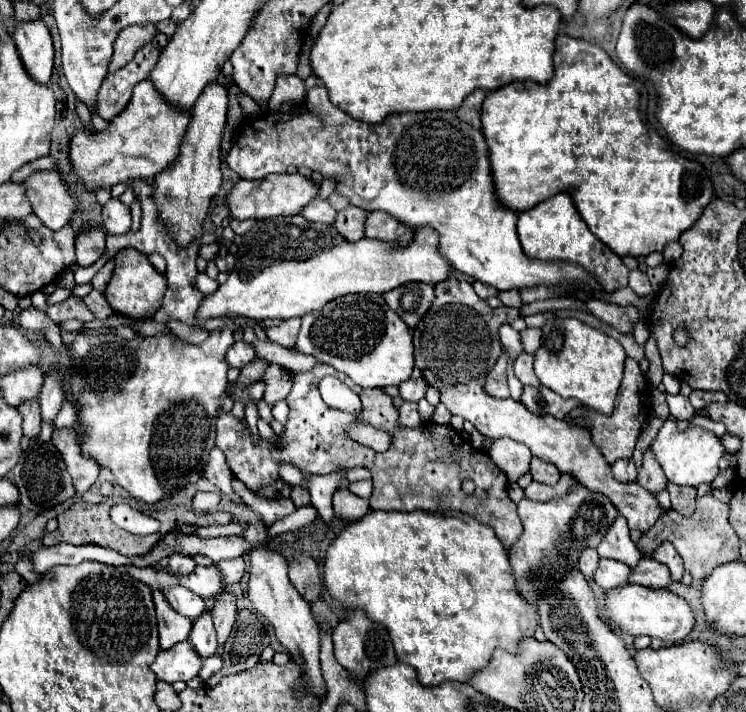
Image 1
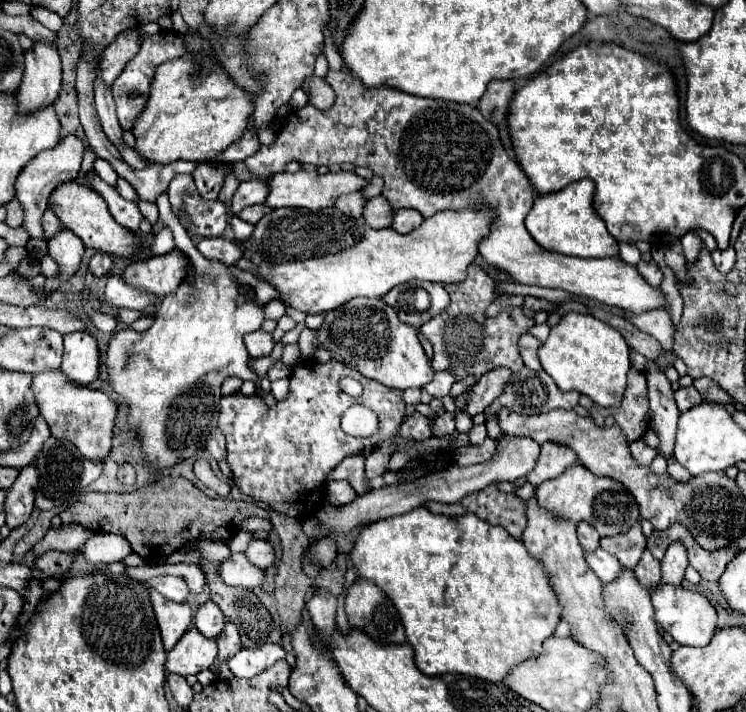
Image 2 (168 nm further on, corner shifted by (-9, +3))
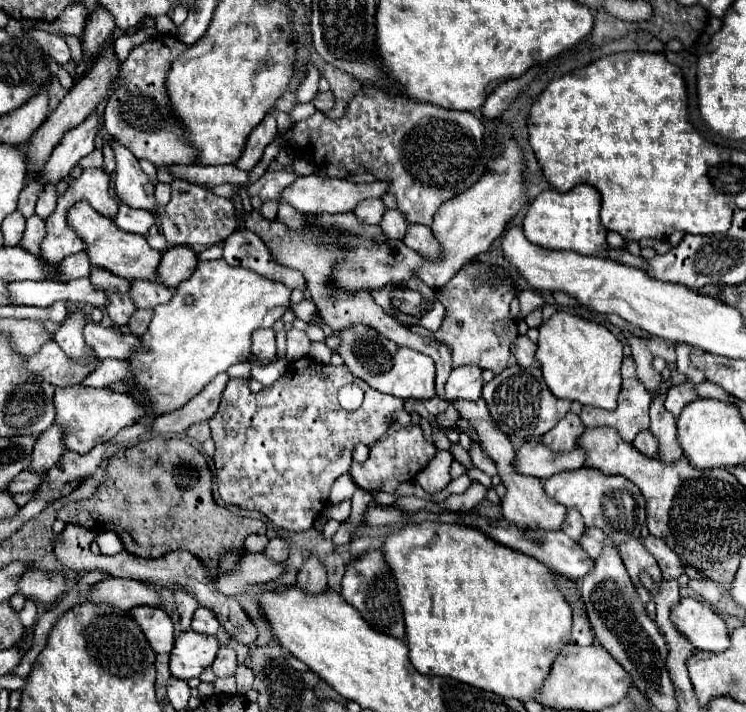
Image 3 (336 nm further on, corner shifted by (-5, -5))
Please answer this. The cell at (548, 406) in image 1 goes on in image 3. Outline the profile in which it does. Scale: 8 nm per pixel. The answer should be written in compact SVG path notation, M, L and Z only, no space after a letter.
M520 365L508 367L484 385L482 395L486 399L492 419L498 423L498 427L506 435L514 435L524 441L540 439L546 431L550 431L554 427L554 423L558 419L562 419L570 411L570 401L556 399L550 393L548 385L542 379L542 371L538 367L528 367L528 369L522 369Z

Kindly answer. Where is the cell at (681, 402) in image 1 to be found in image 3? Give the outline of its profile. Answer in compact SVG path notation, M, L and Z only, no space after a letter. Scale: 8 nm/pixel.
M686 379L686 381L676 383L676 385L672 385L672 387L668 389L666 409L668 409L674 417L678 417L680 411L682 411L690 401L694 401L694 399L698 399L696 385L694 385L690 379Z

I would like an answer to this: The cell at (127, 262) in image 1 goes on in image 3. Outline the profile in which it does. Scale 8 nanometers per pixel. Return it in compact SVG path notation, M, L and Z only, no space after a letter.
M170 247L158 267L158 277L160 283L166 287L176 287L178 283L186 281L198 265L198 255L190 247Z

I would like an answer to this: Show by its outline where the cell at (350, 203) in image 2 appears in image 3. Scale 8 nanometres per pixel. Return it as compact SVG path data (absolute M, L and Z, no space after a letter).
M366 199L358 209L354 209L354 215L366 223L380 223L386 213L386 205L380 199Z

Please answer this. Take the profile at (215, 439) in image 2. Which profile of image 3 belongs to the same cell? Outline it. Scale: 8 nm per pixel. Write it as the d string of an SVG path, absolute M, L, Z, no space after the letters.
M194 423L194 425L188 427L186 435L200 441L200 443L204 443L210 437L210 427L208 427L208 423Z

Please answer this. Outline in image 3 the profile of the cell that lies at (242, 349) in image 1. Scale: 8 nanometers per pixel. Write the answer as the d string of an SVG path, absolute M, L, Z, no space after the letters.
M258 329L252 335L252 355L258 361L272 361L276 357L276 333L272 329Z

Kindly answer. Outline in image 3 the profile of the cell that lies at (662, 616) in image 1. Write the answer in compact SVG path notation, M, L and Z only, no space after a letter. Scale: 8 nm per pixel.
M682 599L672 613L674 625L700 651L724 651L730 645L730 631L724 619L696 599Z

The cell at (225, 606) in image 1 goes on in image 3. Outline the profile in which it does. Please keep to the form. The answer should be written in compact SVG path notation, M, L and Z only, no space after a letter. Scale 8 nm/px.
M220 647L214 663L212 663L212 671L216 677L230 677L236 671L236 653L228 647Z

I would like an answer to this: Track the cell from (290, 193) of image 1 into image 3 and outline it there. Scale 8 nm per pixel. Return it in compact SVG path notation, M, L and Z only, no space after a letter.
M308 175L296 179L288 189L284 189L282 199L288 201L300 213L346 213L356 209L356 205L364 199L376 197L380 199L388 193L390 181L374 181L374 183L354 183L350 179L334 179L326 175Z

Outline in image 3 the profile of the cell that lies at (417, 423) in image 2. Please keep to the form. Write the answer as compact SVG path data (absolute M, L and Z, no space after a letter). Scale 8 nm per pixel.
M410 425L410 427L402 427L390 435L386 435L384 439L376 441L370 449L370 457L366 463L354 463L350 469L350 475L354 479L354 483L364 489L364 491L396 491L396 487L400 483L412 481L426 465L428 461L436 455L436 447L434 443L424 439L424 433L420 429L420 425Z

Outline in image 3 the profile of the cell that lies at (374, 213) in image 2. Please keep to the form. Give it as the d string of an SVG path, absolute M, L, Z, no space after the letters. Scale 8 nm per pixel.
M390 209L390 211L386 211L386 217L382 219L380 227L388 239L402 239L406 235L408 221L398 209Z

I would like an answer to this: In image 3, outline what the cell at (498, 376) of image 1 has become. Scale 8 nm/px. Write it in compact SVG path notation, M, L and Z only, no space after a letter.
M450 405L444 413L440 413L440 415L436 415L436 423L438 423L438 427L454 427L456 425L456 421L458 421L458 411Z

